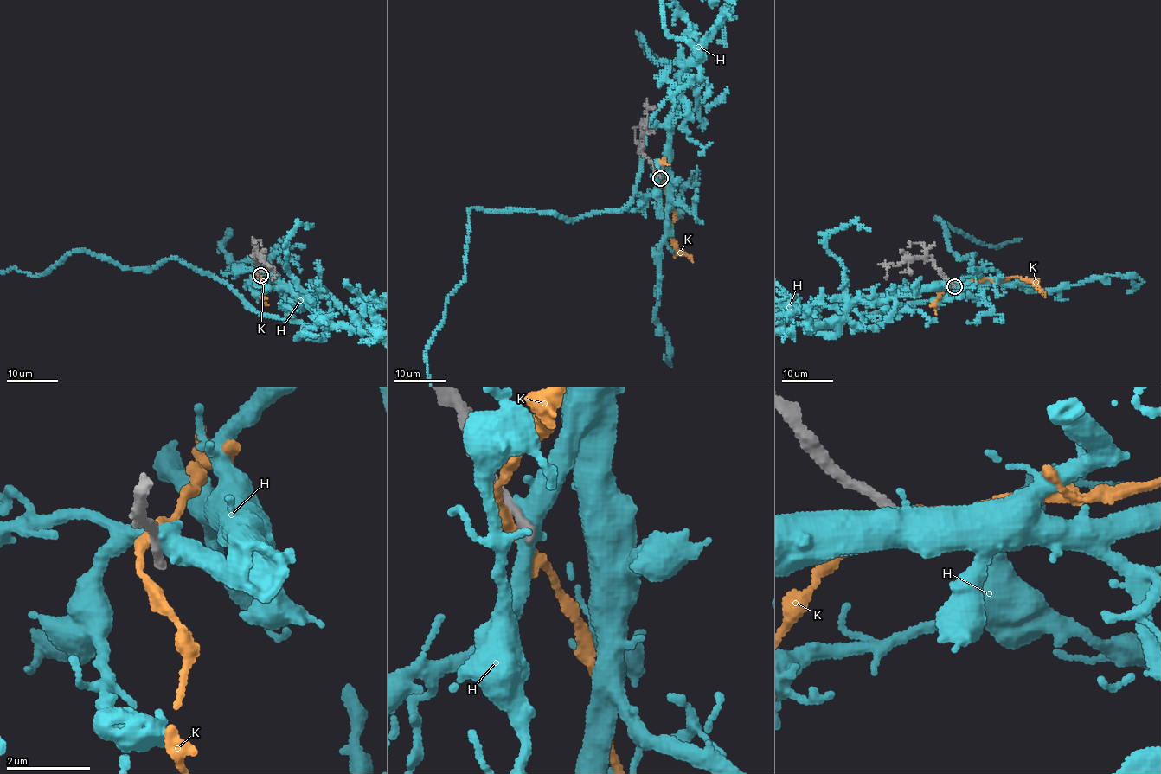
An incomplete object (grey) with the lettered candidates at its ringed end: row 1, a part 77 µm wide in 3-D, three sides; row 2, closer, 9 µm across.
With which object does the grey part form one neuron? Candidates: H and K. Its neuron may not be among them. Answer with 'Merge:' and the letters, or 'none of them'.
Merge: none of them

